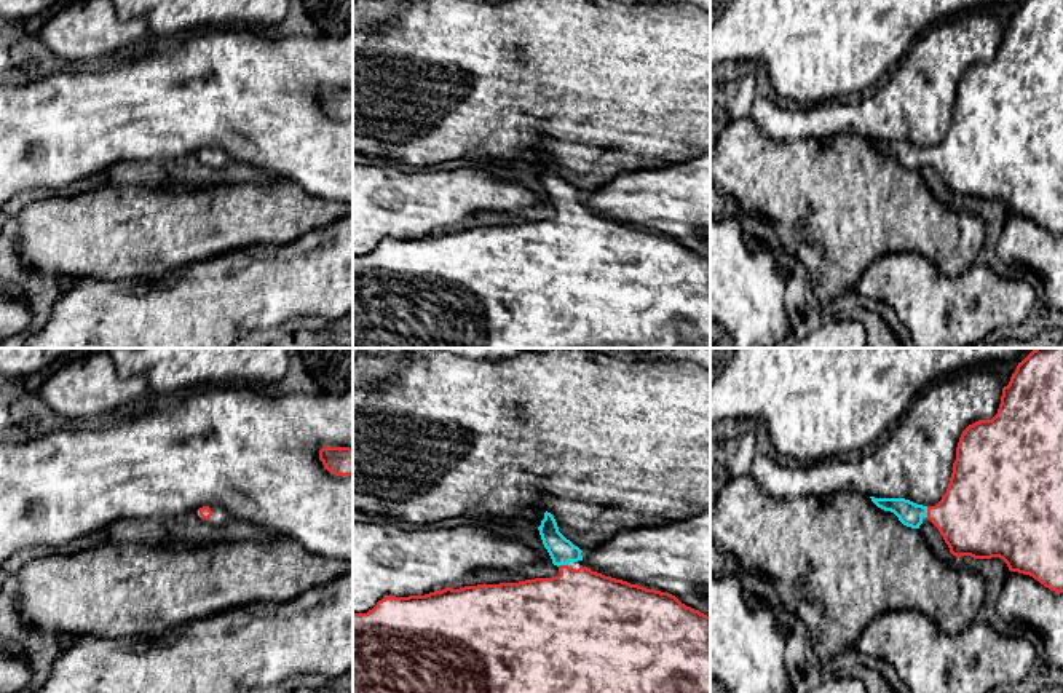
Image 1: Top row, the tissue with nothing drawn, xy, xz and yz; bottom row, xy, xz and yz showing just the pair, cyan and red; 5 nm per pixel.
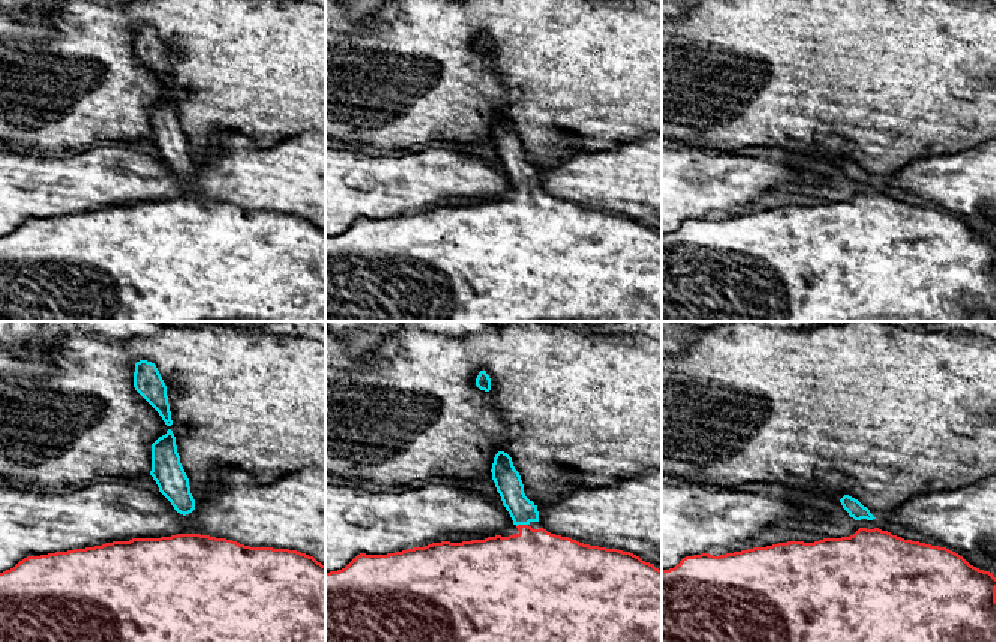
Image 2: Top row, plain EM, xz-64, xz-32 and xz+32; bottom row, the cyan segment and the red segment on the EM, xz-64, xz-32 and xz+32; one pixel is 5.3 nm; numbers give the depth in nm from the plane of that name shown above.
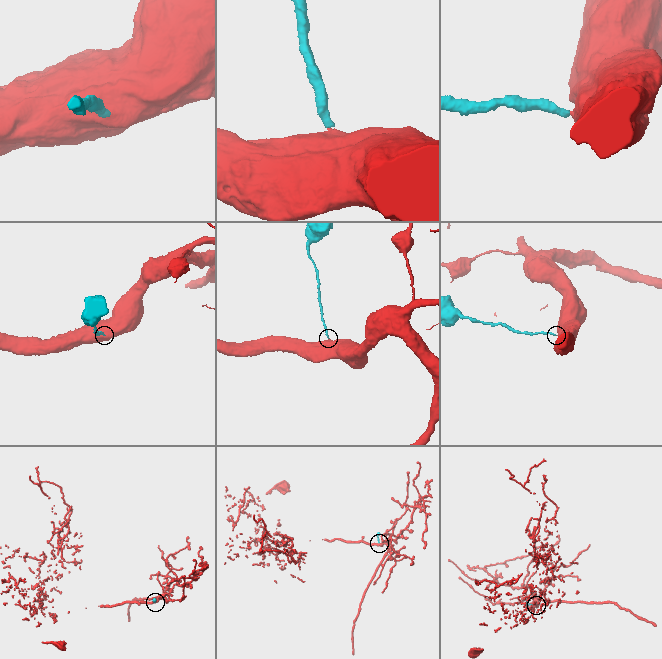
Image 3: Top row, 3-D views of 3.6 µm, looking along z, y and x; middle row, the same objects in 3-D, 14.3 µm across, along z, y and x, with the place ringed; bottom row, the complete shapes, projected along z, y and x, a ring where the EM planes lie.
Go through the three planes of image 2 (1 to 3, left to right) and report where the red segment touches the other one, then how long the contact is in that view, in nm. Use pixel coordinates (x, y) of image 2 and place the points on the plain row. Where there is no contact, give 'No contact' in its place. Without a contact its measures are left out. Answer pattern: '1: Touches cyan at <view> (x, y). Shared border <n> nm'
1: No contact
2: Touches cyan at xz-32 (521, 188). Shared border 70 nm
3: No contact

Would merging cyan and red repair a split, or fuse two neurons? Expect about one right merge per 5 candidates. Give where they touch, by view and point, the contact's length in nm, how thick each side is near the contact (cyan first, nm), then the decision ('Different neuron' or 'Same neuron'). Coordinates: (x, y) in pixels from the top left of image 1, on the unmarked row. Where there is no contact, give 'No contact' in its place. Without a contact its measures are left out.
Touches cyan at yz (926, 154). Shared border 60 nm. Thickness 120 nm (cyan) against 380 nm. Same neuron

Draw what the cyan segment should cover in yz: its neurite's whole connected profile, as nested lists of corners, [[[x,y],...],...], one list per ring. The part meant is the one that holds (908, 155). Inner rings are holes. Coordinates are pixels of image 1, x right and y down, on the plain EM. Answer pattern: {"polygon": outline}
{"polygon": [[[1025,0],[1018,5],[1002,30],[998,56],[962,73],[946,136],[935,148],[905,141],[870,141],[907,169],[919,171],[927,160],[956,200],[999,200],[1010,214],[1029,217],[1050,233],[1063,235],[1063,0]]]}

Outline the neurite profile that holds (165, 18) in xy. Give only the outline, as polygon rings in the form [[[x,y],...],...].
[[[112,0],[121,21],[142,18],[150,32],[168,38],[204,29],[254,27],[283,21],[289,0]]]

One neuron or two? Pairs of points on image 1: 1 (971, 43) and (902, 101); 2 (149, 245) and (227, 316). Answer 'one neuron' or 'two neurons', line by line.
1: one neuron
2: two neurons

